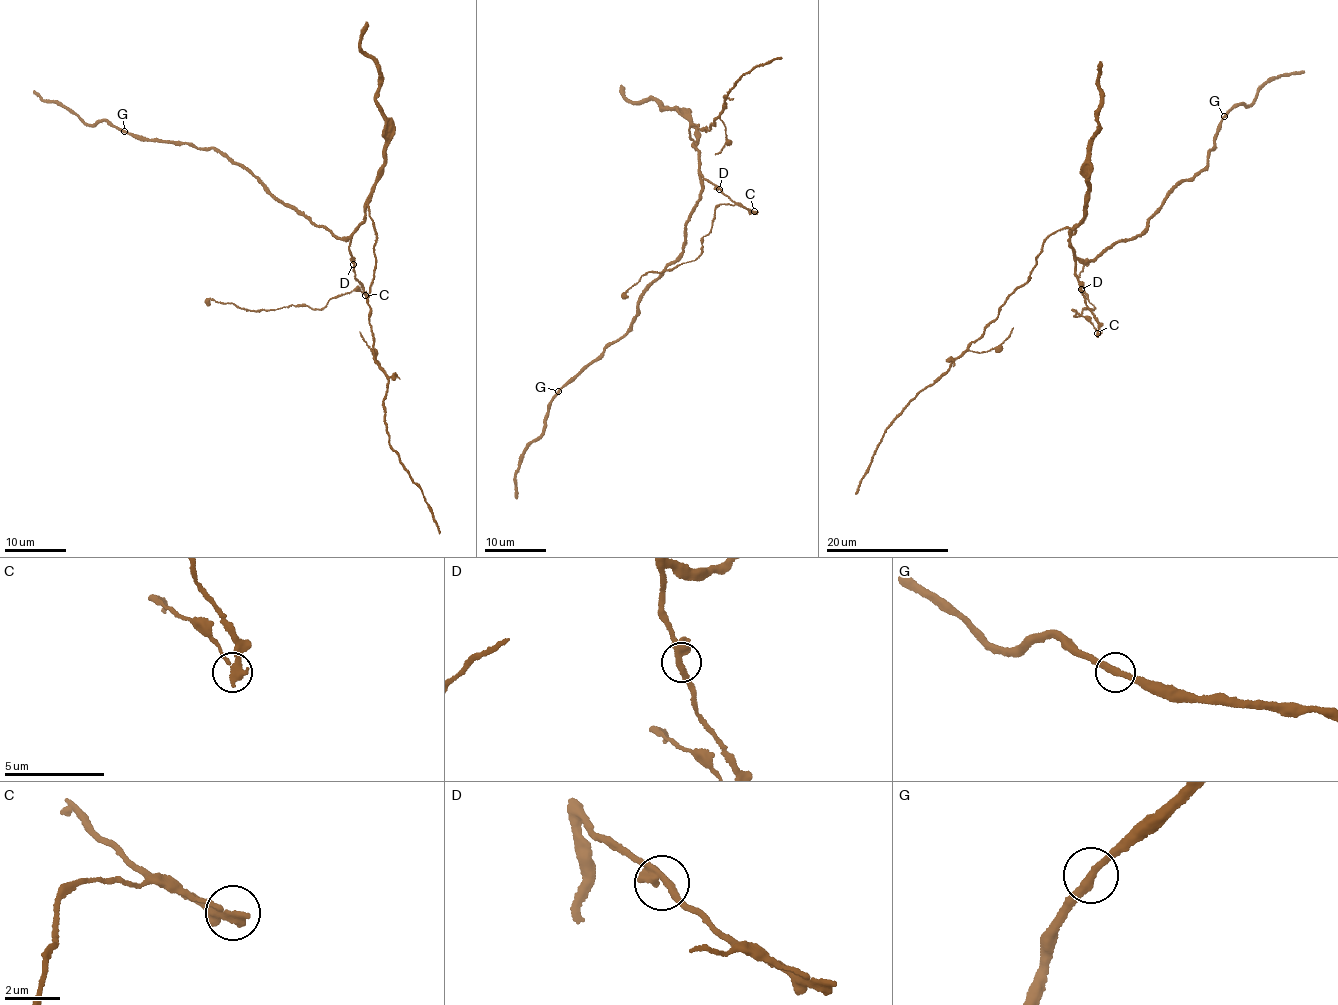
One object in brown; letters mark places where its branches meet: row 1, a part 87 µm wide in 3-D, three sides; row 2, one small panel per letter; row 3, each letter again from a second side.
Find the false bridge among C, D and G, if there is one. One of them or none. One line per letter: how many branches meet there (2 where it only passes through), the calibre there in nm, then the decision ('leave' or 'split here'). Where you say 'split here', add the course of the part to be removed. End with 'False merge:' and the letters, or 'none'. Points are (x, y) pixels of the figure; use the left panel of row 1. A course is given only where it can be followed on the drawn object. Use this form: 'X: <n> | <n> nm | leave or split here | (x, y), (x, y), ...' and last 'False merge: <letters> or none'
C: 2 | 300 nm | split here | (365, 295), (354, 290), (336, 296), (320, 309), (300, 304), (251, 312), (211, 299), (207, 306)
D: 2 | 300 nm | leave
G: 2 | 300 nm | leave
False merge: C

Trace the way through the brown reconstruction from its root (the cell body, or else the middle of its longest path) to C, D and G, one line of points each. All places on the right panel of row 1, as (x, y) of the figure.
C: (1077, 257), (1074, 274), (1080, 282), (1085, 305), (1097, 322), (1097, 333)
D: (1077, 257), (1074, 274), (1081, 289)
G: (1077, 257), (1093, 259), (1114, 243), (1144, 234), (1174, 187), (1205, 170), (1224, 116)

